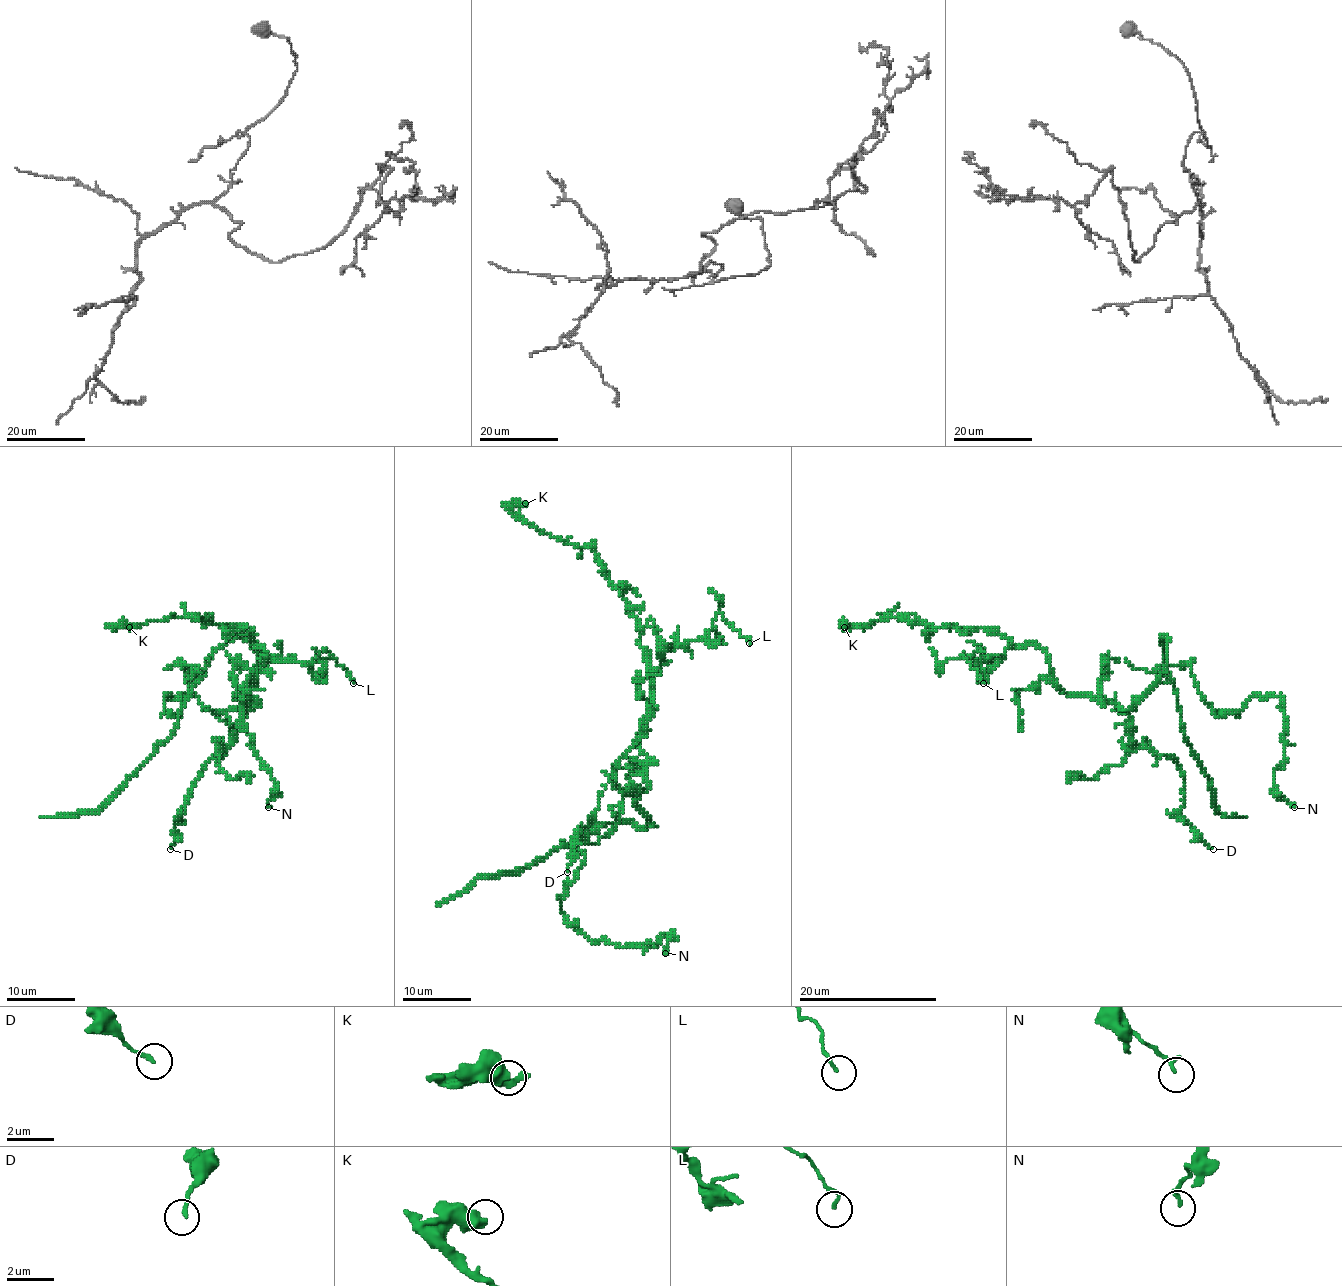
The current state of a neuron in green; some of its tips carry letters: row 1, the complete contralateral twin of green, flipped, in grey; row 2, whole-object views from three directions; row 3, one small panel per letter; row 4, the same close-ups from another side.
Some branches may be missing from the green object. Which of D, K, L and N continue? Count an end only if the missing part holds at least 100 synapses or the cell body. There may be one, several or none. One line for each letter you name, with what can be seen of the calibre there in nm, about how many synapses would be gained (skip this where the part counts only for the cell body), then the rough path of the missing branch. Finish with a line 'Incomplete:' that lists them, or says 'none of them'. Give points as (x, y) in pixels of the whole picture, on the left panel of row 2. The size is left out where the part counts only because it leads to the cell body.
Incomplete: none of them

